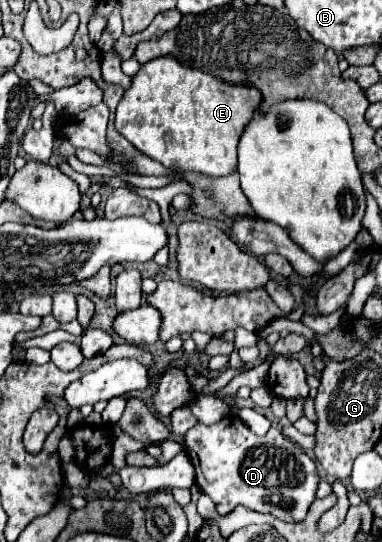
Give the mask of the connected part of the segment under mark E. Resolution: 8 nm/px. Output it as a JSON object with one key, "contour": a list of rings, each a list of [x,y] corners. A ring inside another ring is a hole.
{"contour":[[[166,55],[140,65],[140,71],[132,77],[132,85],[124,91],[116,109],[116,131],[124,135],[138,151],[160,161],[174,171],[198,171],[210,177],[222,177],[236,169],[236,145],[238,139],[254,117],[260,105],[260,91],[256,87],[232,85],[216,79],[204,71],[180,65],[178,59]]]}

